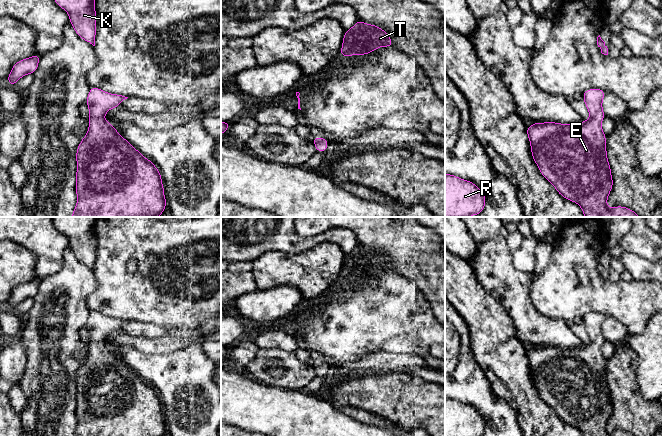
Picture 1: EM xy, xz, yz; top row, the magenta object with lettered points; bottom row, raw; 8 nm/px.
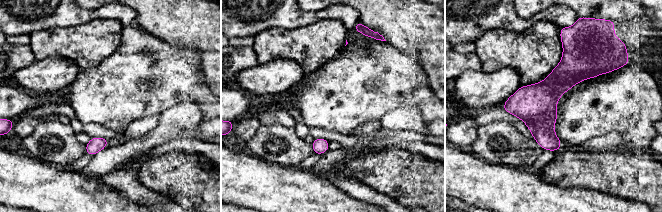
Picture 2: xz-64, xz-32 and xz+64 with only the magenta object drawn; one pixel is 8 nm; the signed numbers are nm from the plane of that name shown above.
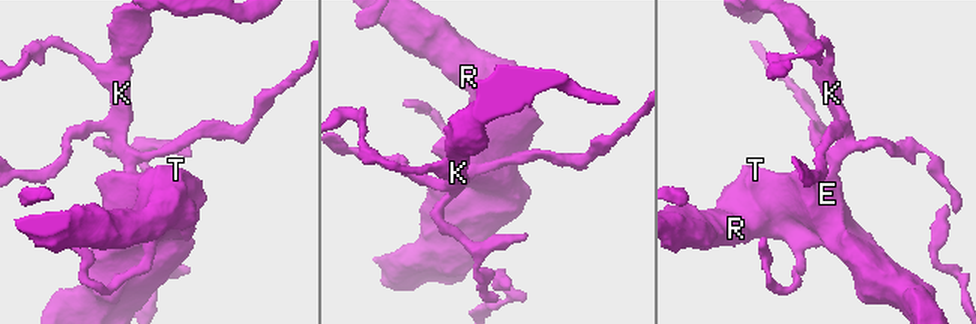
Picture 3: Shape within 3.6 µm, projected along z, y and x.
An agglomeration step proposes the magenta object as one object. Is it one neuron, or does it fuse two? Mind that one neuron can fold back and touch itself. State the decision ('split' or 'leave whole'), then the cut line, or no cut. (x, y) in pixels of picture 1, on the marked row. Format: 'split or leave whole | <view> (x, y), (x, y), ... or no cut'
leave whole | no cut

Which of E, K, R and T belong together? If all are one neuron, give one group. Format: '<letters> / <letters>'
E K R T

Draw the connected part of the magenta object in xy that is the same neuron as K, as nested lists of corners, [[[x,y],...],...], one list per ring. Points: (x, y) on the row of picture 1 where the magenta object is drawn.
[[[54,0],[69,15],[76,34],[95,46],[96,9],[95,0]]]

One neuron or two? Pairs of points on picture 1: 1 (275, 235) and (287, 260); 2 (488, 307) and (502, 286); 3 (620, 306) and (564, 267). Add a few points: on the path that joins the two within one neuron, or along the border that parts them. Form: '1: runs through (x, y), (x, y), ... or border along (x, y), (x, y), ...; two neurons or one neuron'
1: border along (306, 249), (300, 252), (265, 251), (260, 256); two neurons
2: border along (477, 281), (501, 305), (508, 316); two neurons
3: runs through (603, 297), (581, 297), (568, 284); one neuron

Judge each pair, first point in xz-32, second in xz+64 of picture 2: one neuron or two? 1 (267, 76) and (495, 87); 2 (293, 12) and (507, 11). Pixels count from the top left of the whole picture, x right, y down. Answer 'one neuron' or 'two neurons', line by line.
1: one neuron
2: one neuron

